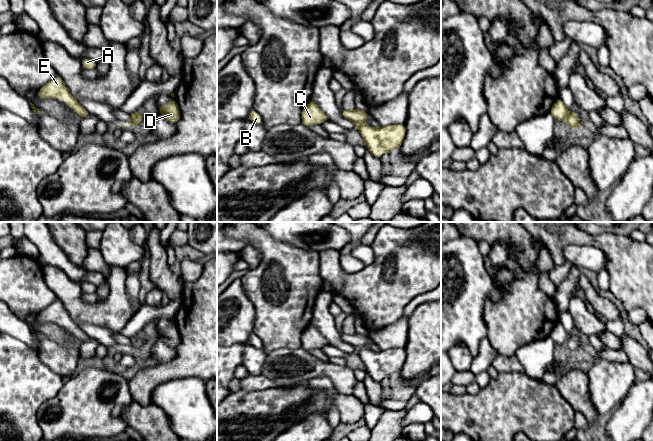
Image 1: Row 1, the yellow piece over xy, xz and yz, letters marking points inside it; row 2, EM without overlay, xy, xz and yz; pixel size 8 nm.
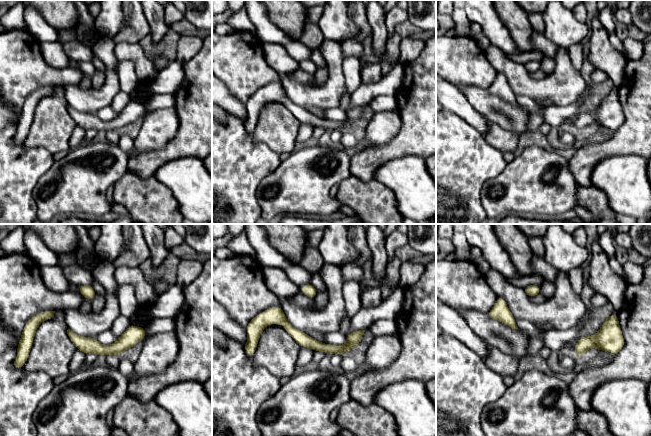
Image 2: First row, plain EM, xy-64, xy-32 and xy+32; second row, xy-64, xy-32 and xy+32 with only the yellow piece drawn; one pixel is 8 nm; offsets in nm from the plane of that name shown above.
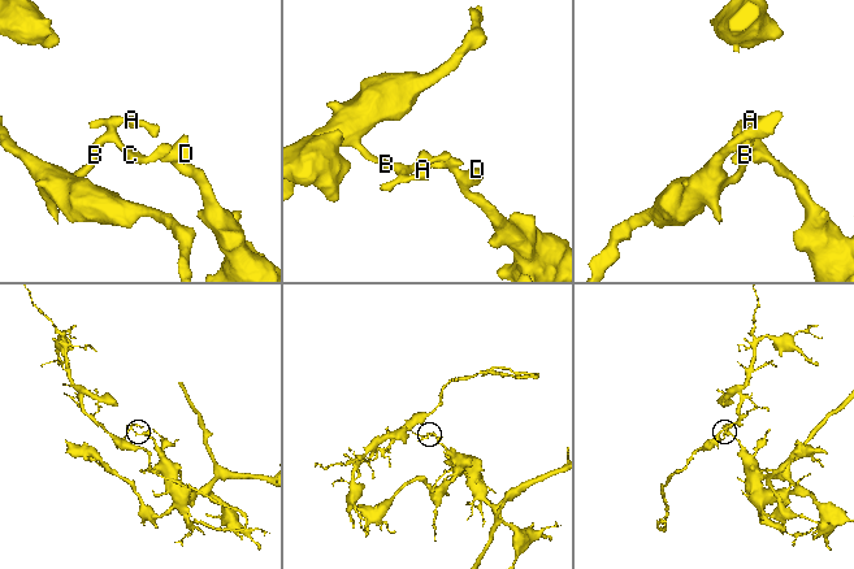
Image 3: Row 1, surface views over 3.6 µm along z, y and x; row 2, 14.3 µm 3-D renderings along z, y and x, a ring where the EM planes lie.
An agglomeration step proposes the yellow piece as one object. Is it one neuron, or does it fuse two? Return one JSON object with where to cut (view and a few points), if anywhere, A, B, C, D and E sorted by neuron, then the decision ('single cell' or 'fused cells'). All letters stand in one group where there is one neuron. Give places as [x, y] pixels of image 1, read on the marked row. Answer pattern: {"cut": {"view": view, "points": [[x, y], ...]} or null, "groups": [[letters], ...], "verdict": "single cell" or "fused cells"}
{"cut": {"view": "xy", "points": [[138, 113], [128, 124]]}, "groups": [["A", "B", "C", "E"], ["D"]], "verdict": "fused cells"}

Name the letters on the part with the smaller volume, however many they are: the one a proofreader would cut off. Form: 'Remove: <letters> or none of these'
Remove: A, B, C, E

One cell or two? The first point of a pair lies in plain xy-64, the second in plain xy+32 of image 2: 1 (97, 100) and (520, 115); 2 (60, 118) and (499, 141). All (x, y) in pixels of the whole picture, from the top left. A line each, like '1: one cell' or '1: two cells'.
1: two cells
2: one cell

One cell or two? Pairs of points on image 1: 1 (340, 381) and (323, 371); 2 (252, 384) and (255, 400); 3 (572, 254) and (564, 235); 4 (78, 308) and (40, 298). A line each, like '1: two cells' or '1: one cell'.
1: one cell
2: two cells
3: two cells
4: two cells

